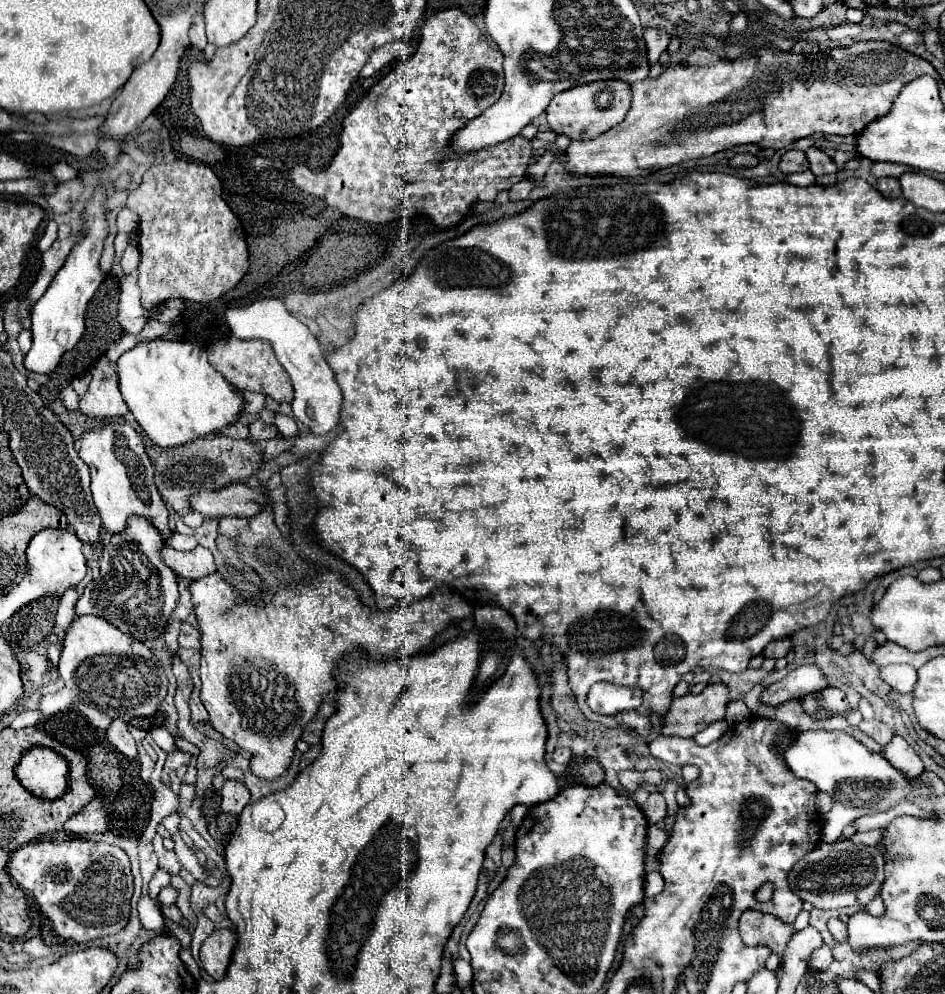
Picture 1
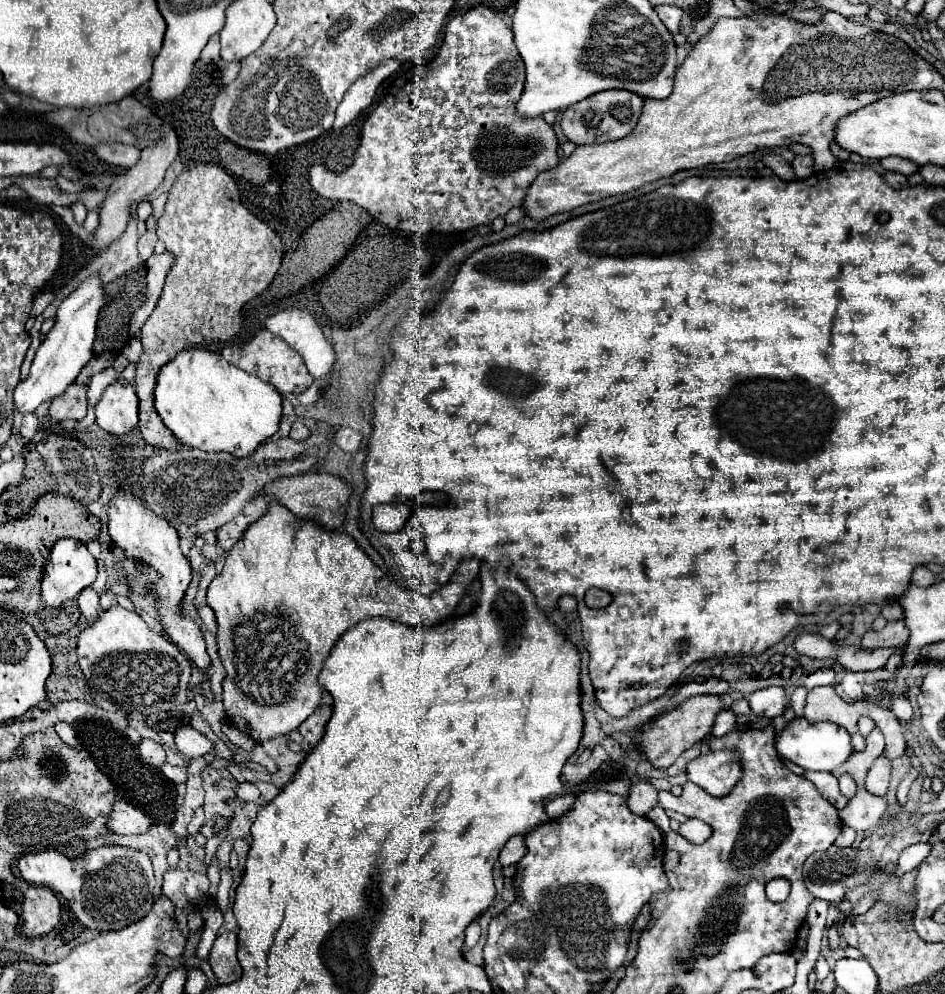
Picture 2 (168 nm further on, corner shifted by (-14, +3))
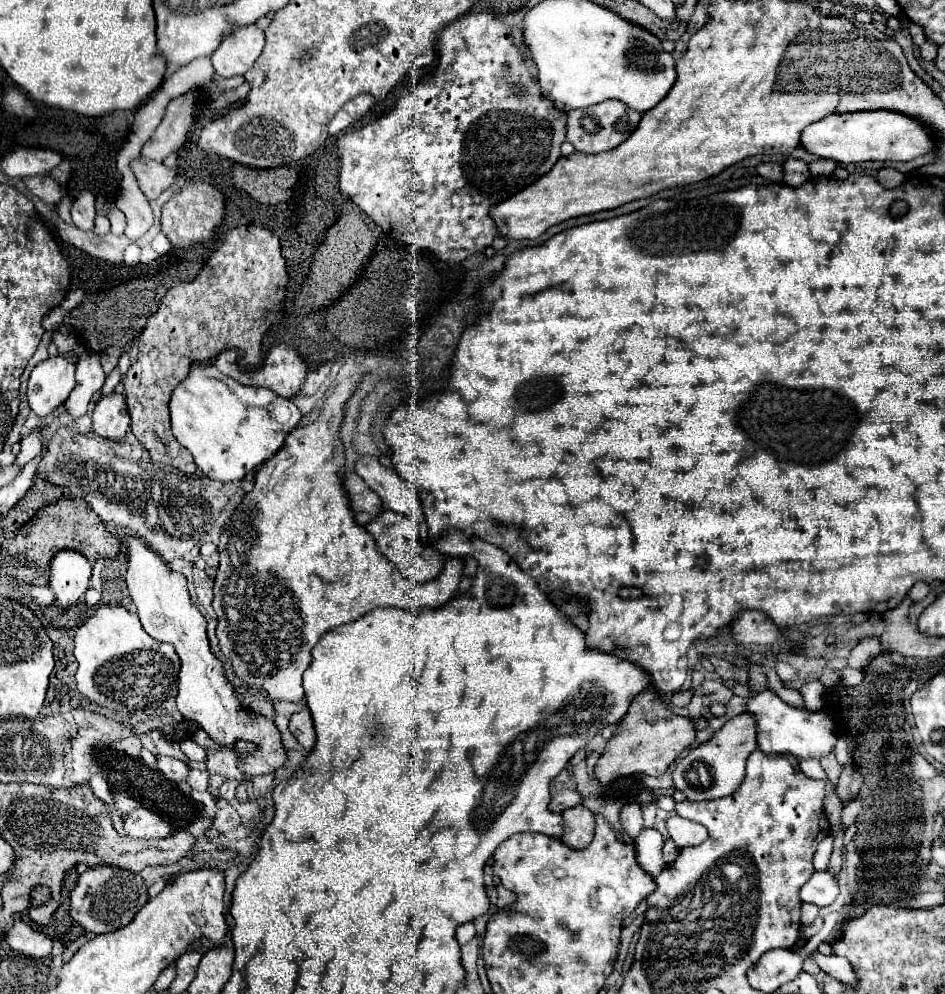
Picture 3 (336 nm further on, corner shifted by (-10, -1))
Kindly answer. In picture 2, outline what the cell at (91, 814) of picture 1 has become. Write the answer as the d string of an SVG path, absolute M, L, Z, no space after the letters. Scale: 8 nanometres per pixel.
M116 801L108 821L110 831L118 835L138 835L138 833L146 833L150 827L152 827L152 819L144 811L140 811L138 807L126 801Z

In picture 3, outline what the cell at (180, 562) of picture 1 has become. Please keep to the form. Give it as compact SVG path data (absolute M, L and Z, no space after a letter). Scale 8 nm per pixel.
M138 537L124 539L124 555L128 559L128 571L126 571L128 591L138 609L142 627L154 639L174 645L182 661L178 675L180 679L178 697L176 697L182 715L186 719L194 719L222 747L232 747L236 739L256 743L258 751L254 755L240 757L240 769L248 773L248 777L264 775L274 771L276 767L282 767L282 763L286 761L286 753L282 749L280 731L270 719L240 707L240 699L234 687L224 679L222 663L210 653L208 637L206 637L206 619L190 603L186 577L182 573L172 571L170 565Z

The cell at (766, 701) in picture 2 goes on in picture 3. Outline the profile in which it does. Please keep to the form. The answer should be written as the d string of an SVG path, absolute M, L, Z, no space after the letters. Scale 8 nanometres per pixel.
M748 711L728 719L716 735L694 747L684 759L680 759L674 767L674 787L680 789L690 801L714 801L732 795L742 779L744 779L744 769L750 753L756 749L756 717L750 715Z

